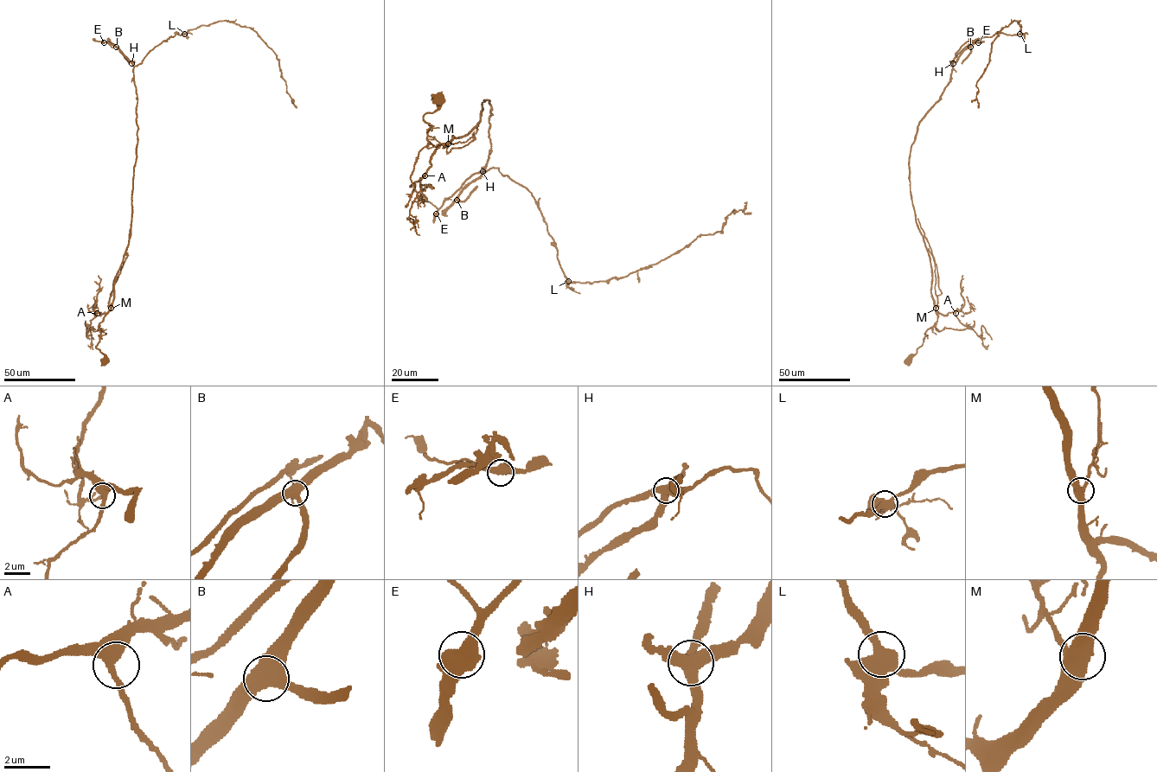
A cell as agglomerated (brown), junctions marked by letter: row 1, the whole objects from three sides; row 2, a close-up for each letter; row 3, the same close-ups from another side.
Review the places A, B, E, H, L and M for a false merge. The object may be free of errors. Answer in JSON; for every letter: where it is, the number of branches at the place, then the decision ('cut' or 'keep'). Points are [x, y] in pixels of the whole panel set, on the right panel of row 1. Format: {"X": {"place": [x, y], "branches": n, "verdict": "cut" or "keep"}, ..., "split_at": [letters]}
{"A": {"place": [955, 313], "branches": 3, "verdict": "keep"}, "B": {"place": [970, 47], "branches": 3, "verdict": "keep"}, "E": {"place": [978, 42], "branches": 3, "verdict": "keep"}, "H": {"place": [953, 63], "branches": 4, "verdict": "cut"}, "L": {"place": [1019, 34], "branches": 3, "verdict": "keep"}, "M": {"place": [936, 308], "branches": 3, "verdict": "keep"}, "split_at": ["H"]}

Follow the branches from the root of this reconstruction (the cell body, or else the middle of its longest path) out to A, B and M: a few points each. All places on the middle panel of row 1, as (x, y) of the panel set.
A: (438, 101), (439, 107), (423, 117), (431, 126), (427, 139), (438, 146), (425, 175)
B: (438, 101), (423, 117), (436, 147), (475, 126), (484, 100), (491, 107), (484, 171), (457, 200)
M: (438, 101), (439, 107), (423, 117), (431, 126), (427, 139), (436, 147), (448, 143)

